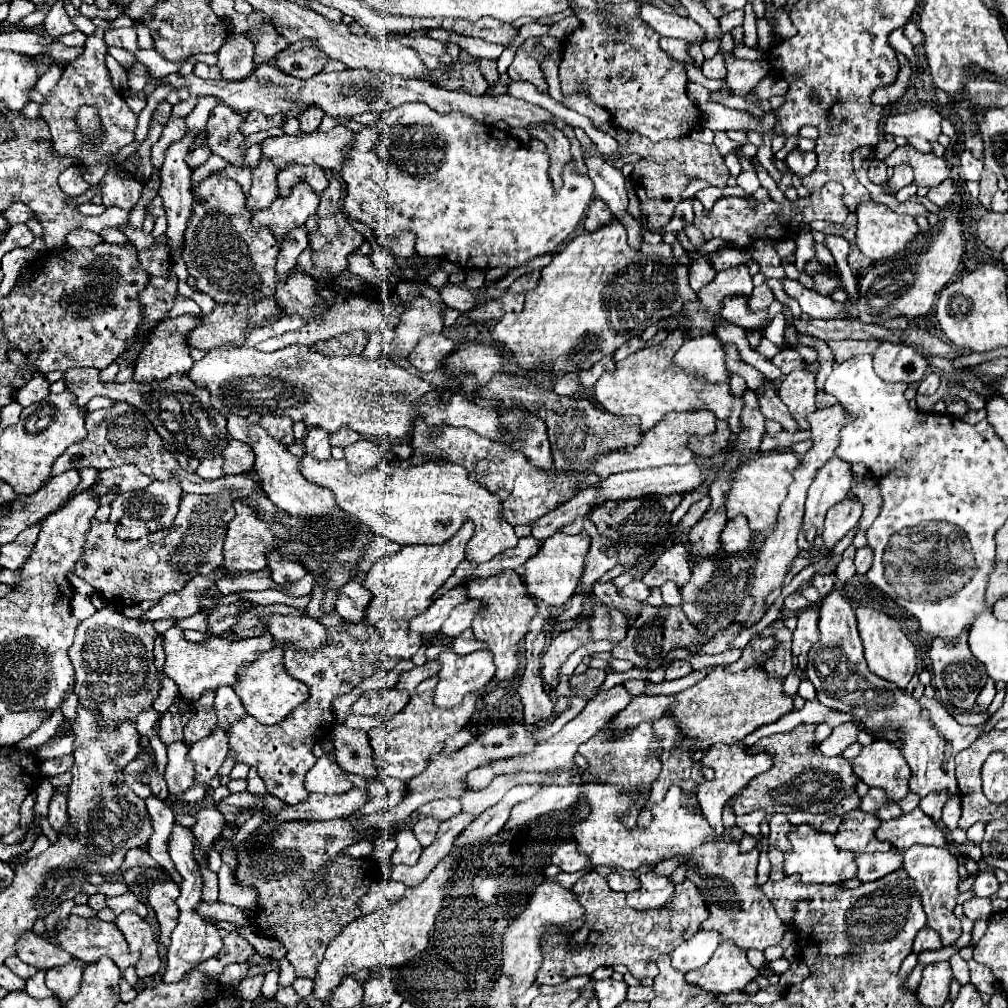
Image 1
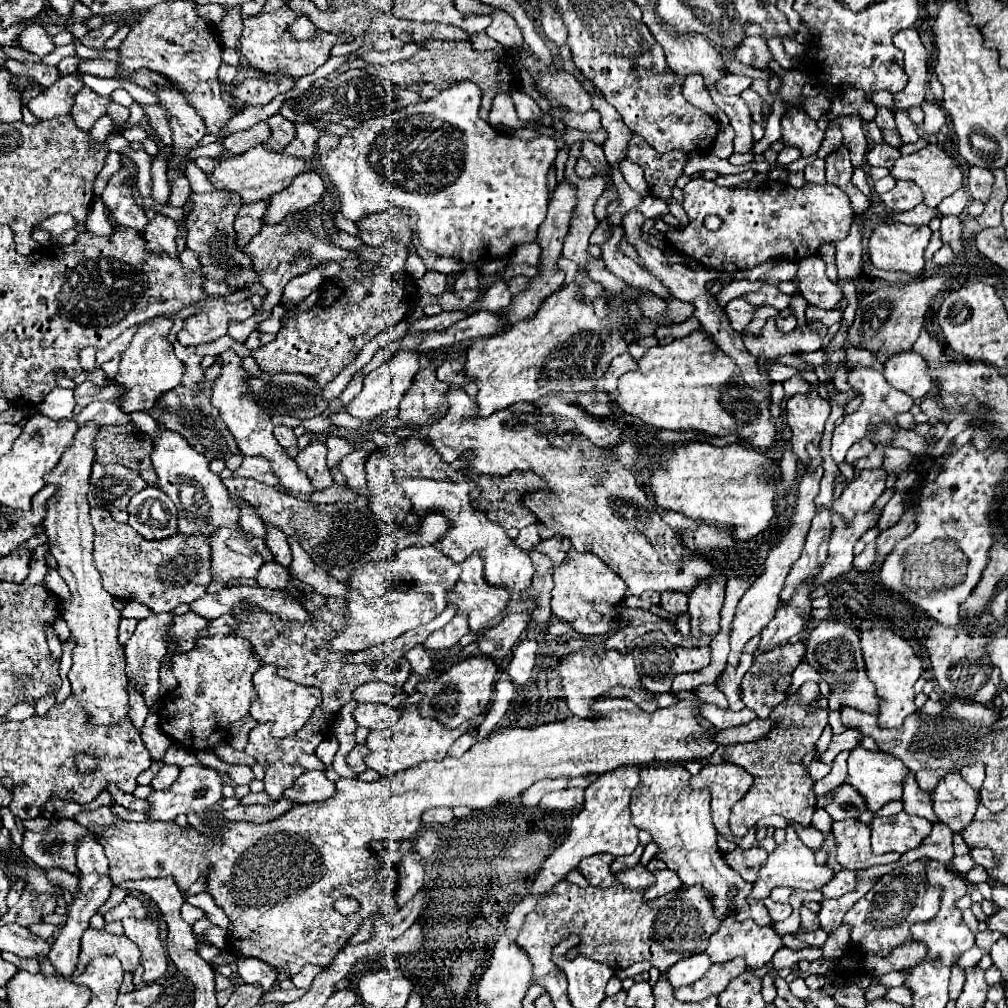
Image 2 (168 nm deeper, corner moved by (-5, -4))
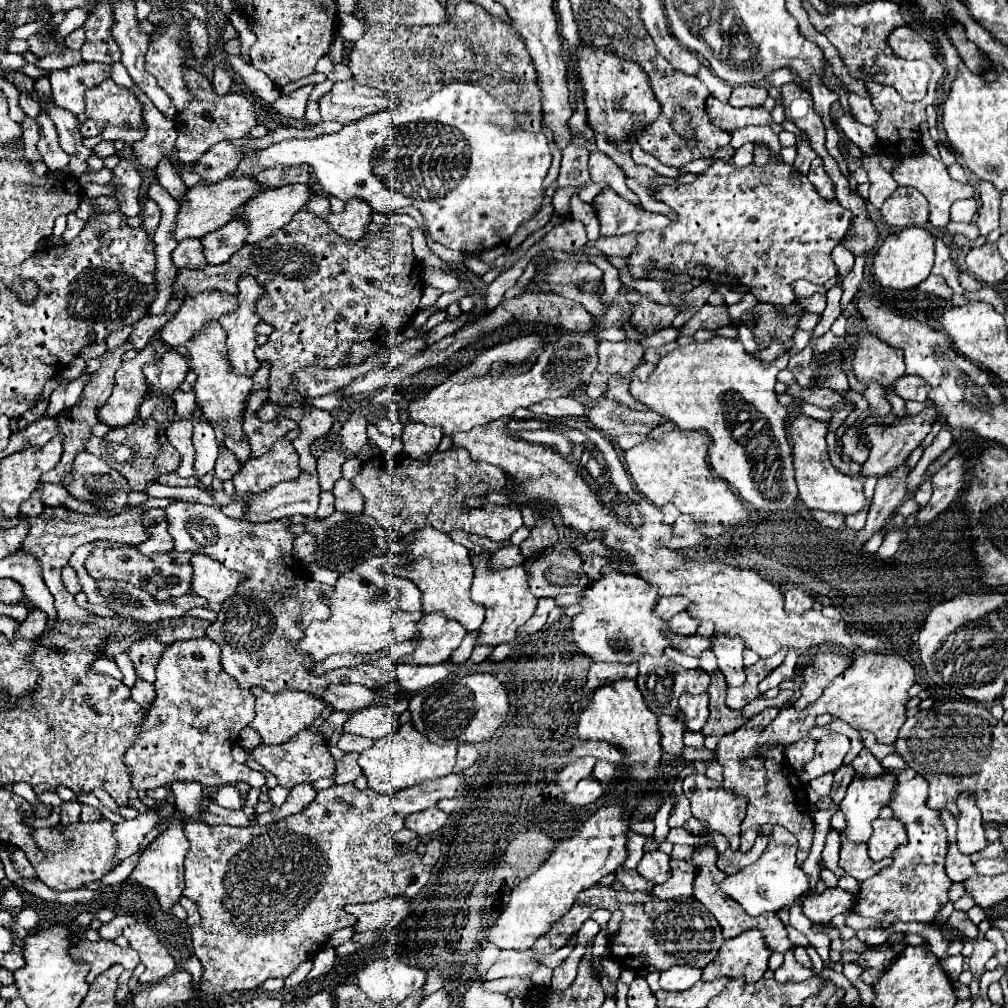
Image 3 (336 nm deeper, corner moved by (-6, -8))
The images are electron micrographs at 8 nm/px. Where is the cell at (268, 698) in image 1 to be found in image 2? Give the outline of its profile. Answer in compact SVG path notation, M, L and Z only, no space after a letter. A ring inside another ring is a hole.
M261 666L253 674L253 686L255 686L255 698L251 702L249 714L259 724L269 722L271 724L271 734L275 738L287 738L287 736L295 734L311 718L313 710L321 704L321 692L317 688L297 686L289 680L283 680L281 676L277 676L277 670L273 670L273 666Z

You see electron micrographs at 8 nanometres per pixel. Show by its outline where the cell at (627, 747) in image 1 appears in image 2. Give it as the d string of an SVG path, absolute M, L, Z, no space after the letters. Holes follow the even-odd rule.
M619 766L611 772L601 774L591 786L585 790L585 804L583 810L573 818L571 822L571 832L567 840L553 850L553 854L539 866L531 880L531 890L527 892L529 896L535 894L545 894L551 890L557 882L565 880L565 876L573 870L579 868L579 862L587 856L593 854L613 854L613 856L625 856L631 854L637 844L637 828L631 822L631 812L629 812L629 800L631 792L639 786L639 768L637 766Z

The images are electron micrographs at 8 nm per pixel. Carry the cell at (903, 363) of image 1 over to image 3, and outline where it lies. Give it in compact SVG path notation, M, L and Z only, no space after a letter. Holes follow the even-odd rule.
M904 374L904 378L898 378L898 382L894 382L894 390L904 400L922 400L924 402L928 398L926 382L912 374Z

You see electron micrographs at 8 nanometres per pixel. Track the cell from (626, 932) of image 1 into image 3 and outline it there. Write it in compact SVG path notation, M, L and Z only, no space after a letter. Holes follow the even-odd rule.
M590 886L580 892L574 906L558 920L554 926L534 942L530 950L504 950L498 960L492 964L492 968L486 972L486 980L504 978L504 976L530 976L540 962L534 960L536 954L552 954L556 948L564 946L566 940L580 930L580 926L592 916L596 910L608 910L608 912L622 912L620 928L608 936L608 958L614 960L620 968L628 970L642 970L648 966L654 966L656 970L668 970L670 966L678 964L690 964L704 968L712 958L716 958L716 952L720 950L724 938L722 930L716 922L716 918L696 900L696 898L680 898L680 900L658 900L652 894L646 892L618 892L610 886Z

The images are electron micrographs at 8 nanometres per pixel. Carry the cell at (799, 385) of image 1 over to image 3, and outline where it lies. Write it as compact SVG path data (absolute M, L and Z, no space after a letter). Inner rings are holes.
M796 416L790 420L790 438L792 438L792 454L794 454L794 470L796 470L796 484L802 502L812 510L824 510L824 512L840 512L840 514L856 514L866 504L864 492L862 492L862 478L852 478L842 472L838 472L830 458L826 448L826 434L828 434L828 422L808 418L808 416Z

